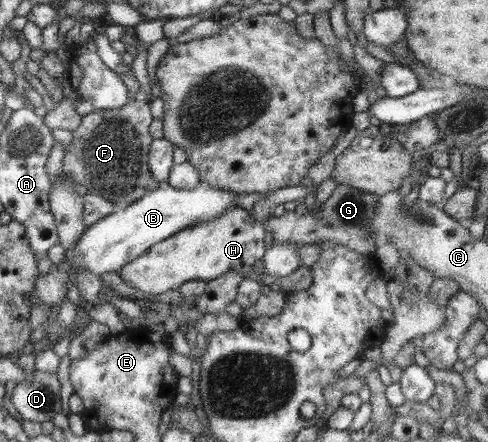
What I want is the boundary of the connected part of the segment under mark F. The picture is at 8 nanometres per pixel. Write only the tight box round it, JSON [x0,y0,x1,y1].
[61,97,159,207]

